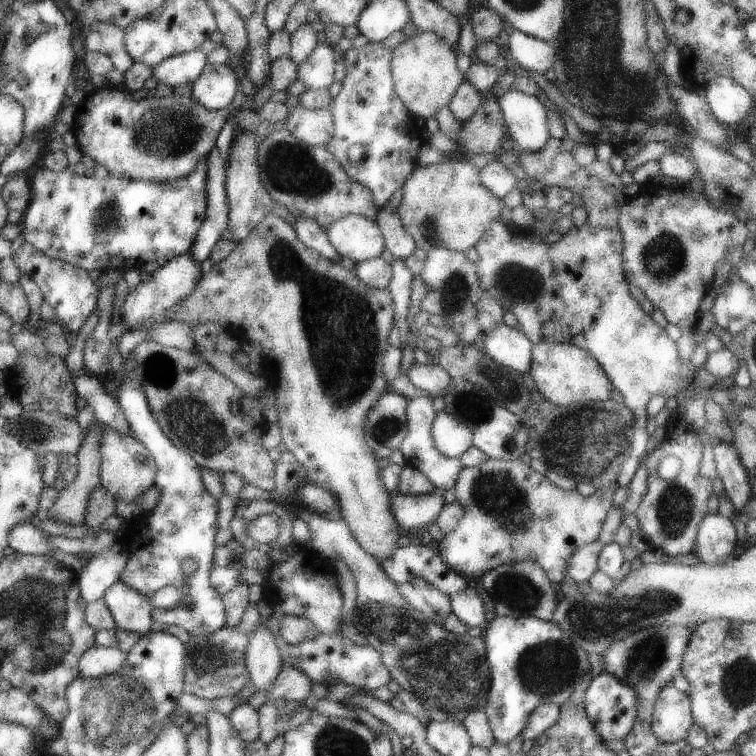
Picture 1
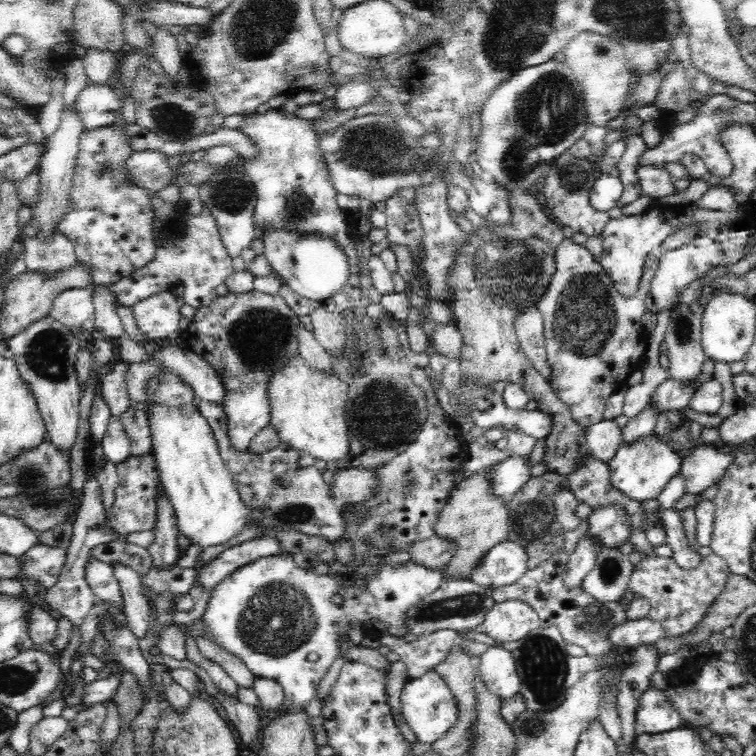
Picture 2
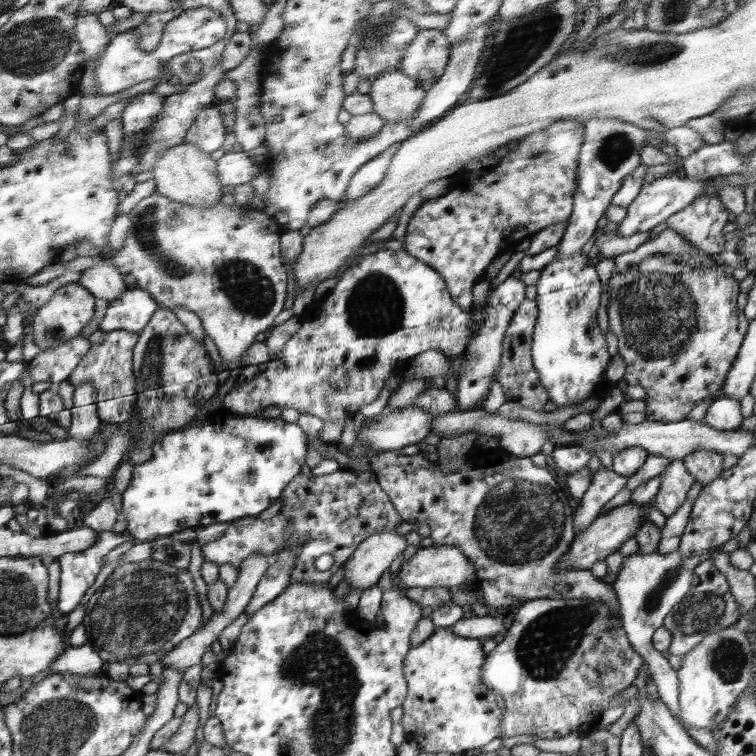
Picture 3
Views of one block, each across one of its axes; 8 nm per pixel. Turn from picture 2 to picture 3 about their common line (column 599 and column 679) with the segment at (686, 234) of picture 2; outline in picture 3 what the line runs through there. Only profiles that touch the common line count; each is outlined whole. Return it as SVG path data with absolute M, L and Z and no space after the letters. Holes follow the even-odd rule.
M660 252L642 260L629 273L616 272L610 265L605 272L610 278L606 314L610 330L618 338L618 354L626 366L622 386L641 386L646 390L646 421L688 419L696 402L721 390L750 327L750 321L742 316L742 310L736 304L736 296L741 293L738 280L724 272L720 263L691 268L679 264L674 256Z

